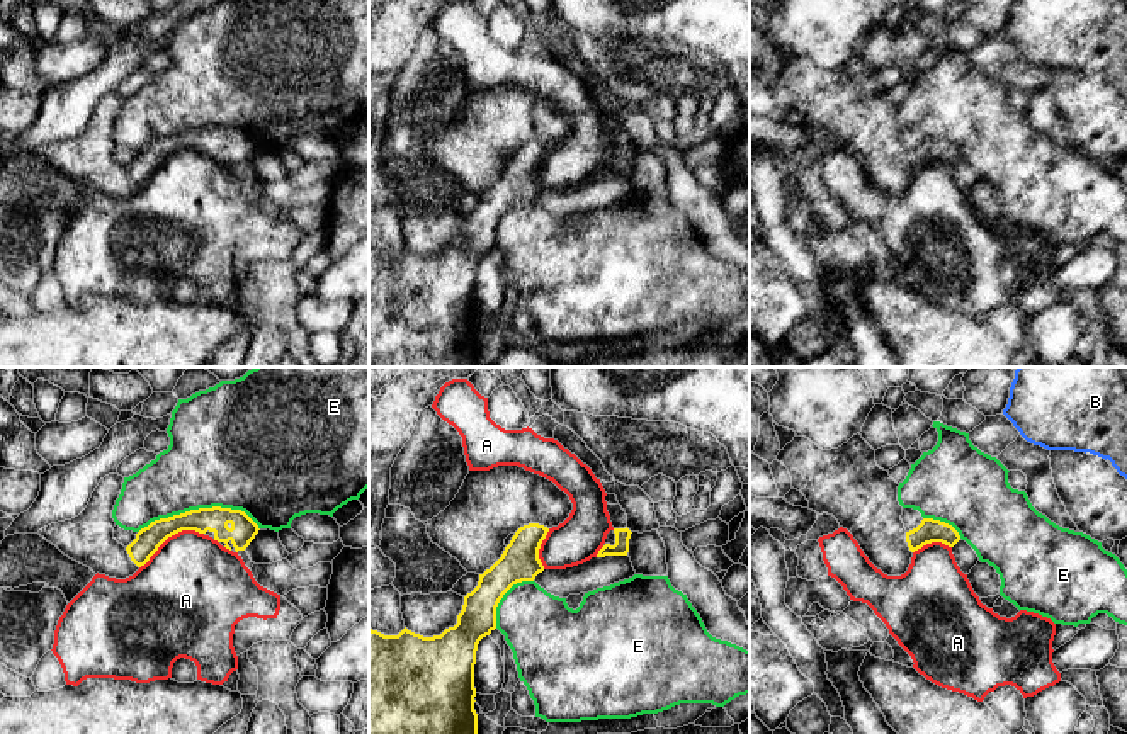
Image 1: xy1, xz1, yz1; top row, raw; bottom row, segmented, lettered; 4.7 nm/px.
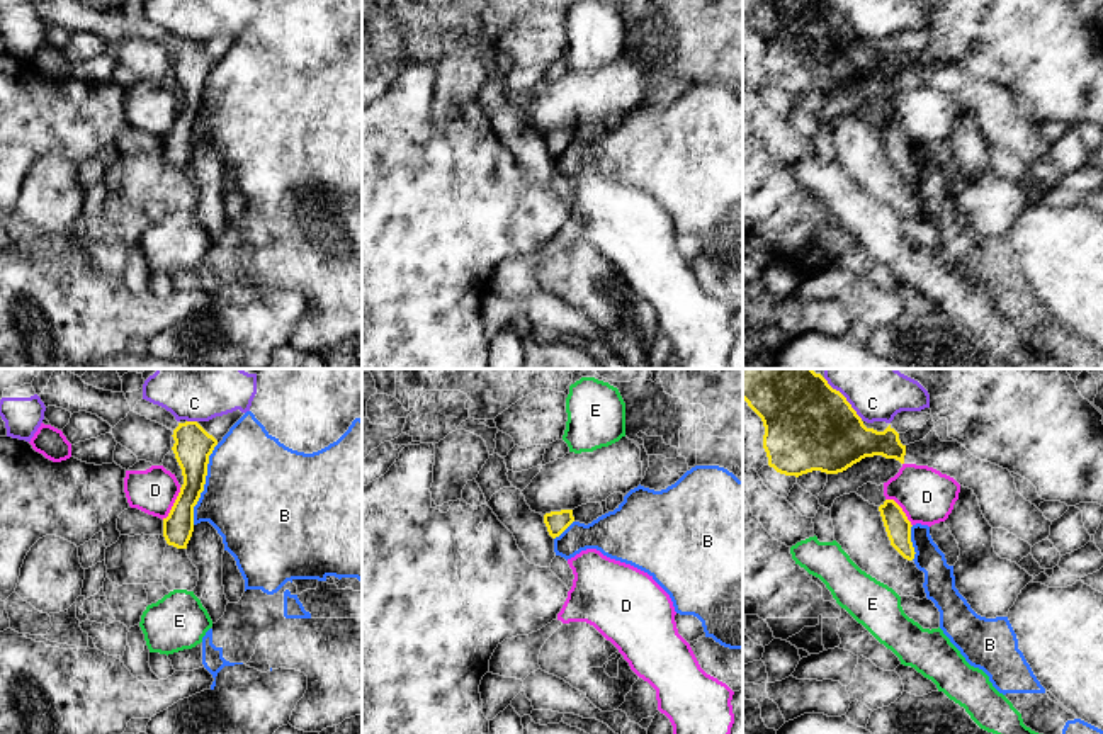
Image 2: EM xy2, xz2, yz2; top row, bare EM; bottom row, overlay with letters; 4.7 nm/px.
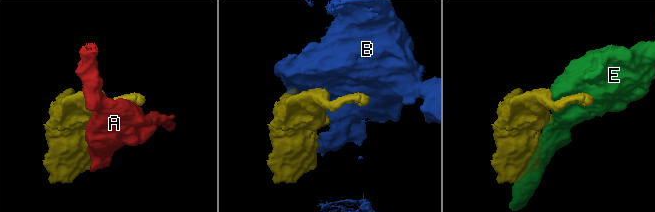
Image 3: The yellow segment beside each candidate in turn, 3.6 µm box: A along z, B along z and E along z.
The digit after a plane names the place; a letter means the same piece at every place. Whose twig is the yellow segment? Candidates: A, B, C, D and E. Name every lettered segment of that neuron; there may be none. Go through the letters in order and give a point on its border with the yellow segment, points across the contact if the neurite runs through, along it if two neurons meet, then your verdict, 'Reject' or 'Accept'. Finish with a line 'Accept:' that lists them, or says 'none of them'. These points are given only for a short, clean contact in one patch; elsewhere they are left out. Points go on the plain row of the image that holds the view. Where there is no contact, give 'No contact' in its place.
A: Touches yellow at xy1 (170, 155). Reject
B: Touches yellow at xy2 (204, 102). Reject
C: Touches yellow at yz2 (845, 19). Reject
D: Touches yellow at xy2 (174, 124). Reject
E: Touches yellow at xy1 (199, 128). Reject
Accept: none of them

